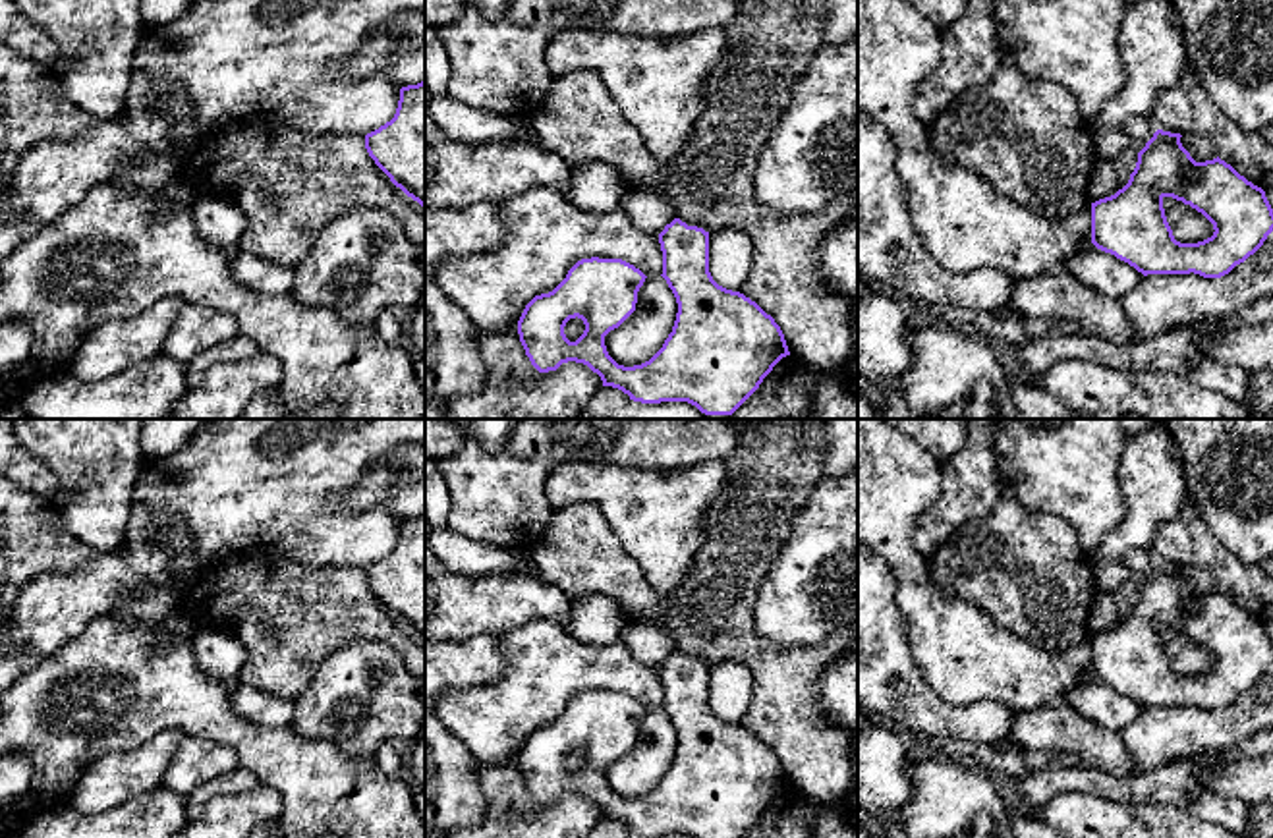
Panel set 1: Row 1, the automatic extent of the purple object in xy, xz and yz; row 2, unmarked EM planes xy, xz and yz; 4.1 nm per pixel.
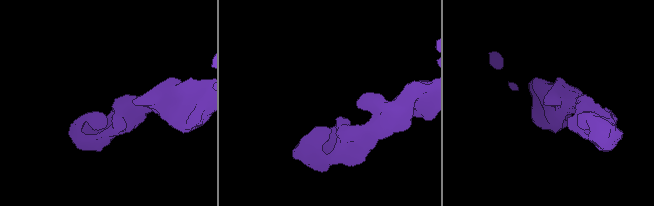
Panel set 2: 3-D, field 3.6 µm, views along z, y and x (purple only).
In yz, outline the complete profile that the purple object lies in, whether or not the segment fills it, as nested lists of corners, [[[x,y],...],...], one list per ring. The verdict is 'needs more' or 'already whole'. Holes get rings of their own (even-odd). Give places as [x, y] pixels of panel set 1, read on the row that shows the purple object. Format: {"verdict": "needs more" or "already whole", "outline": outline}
{"verdict": "already whole", "outline": [[[1157,129],[1146,147],[1138,153],[1138,162],[1128,183],[1115,195],[1091,203],[1091,243],[1128,263],[1144,276],[1147,274],[1200,274],[1203,278],[1221,278],[1236,265],[1254,255],[1267,236],[1273,232],[1273,209],[1265,191],[1219,156],[1205,162],[1196,162],[1180,143],[1180,133]],[[1173,197],[1202,212],[1213,224],[1213,236],[1198,243],[1180,243],[1174,239],[1167,222],[1163,199]]]}

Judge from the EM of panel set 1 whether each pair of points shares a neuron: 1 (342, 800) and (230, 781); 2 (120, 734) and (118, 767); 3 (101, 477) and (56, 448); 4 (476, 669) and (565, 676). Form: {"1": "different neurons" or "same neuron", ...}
{"1": "different neurons", "2": "different neurons", "3": "same neuron", "4": "different neurons"}

